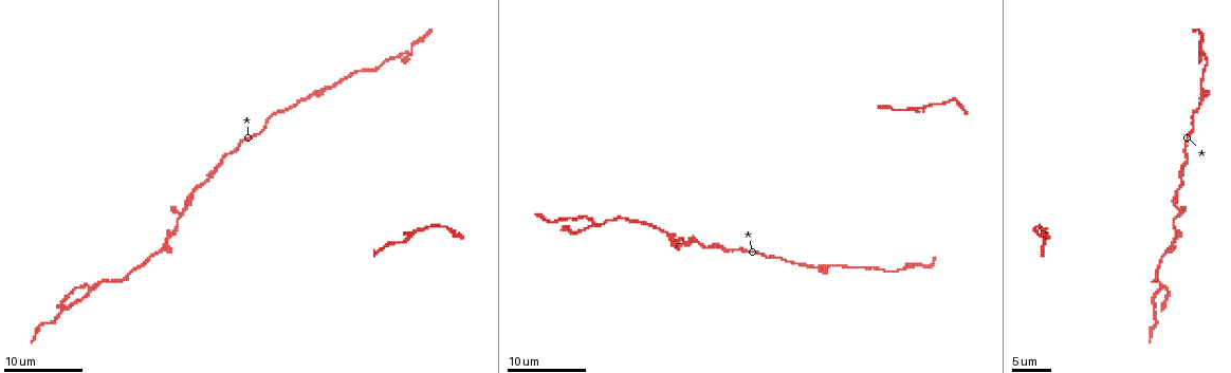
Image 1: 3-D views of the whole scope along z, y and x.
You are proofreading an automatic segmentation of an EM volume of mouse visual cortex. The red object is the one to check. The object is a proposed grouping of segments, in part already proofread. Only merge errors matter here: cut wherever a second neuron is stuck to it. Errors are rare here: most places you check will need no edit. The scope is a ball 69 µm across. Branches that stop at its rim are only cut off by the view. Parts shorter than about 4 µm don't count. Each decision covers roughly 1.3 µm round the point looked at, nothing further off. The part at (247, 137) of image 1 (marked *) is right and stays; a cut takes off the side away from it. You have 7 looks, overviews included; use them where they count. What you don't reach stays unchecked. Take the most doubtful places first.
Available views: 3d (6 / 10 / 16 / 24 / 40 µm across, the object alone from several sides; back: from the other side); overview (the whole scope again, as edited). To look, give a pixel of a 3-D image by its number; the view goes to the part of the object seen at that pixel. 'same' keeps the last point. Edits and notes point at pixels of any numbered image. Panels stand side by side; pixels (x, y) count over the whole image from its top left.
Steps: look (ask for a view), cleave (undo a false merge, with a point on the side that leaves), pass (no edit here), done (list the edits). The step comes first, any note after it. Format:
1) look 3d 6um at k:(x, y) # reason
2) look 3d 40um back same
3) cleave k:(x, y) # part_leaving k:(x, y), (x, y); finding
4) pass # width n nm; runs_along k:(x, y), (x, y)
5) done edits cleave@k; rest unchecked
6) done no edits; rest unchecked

look 3d 16um at 1:(89, 289) # branch point

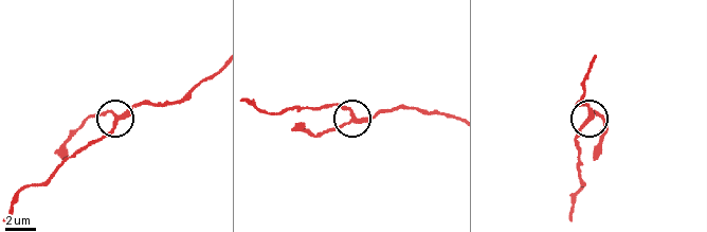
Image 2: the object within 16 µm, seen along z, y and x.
pass # width 240 nm; runs_along 2:(216, 70), (178, 100), (115, 118), (89, 116); all the same neuron

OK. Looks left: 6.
look 3d 6um at 1:(401, 243) # sudden change in width

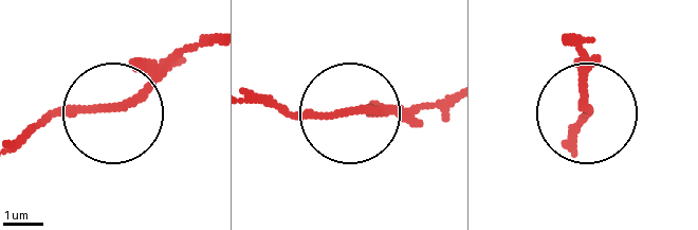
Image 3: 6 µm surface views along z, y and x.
look 3d 6um back at 3:(355, 109)

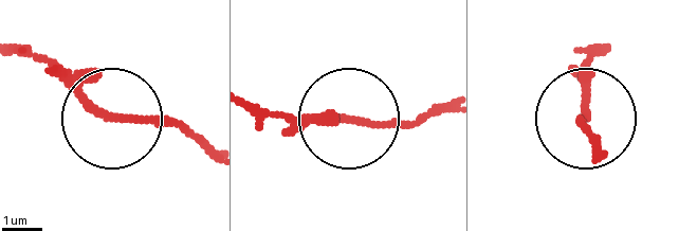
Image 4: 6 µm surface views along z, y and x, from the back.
pass # all the same neuron

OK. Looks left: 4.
look 3d 16um at 1:(896, 269) # thin neck

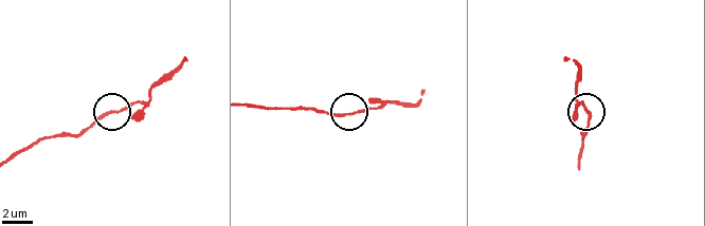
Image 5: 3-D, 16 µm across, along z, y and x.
pass # runs_along 5:(250, 104), (311, 107), (333, 114), (385, 105); continuous, no second neuron

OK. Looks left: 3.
look 3d 16um at 1:(668, 234) # thick turns thin

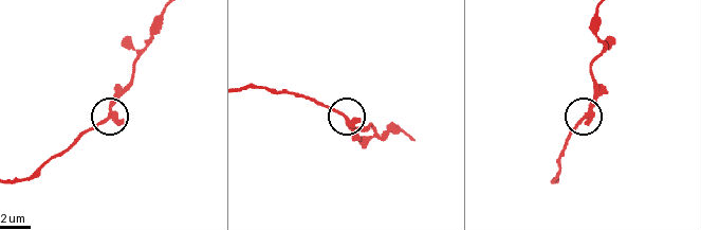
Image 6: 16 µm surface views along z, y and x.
pass # arms 3; runs_along 6:(163, 15), (113, 113), (78, 139); all the same neuron

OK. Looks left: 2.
done no edits; rest unchecked

